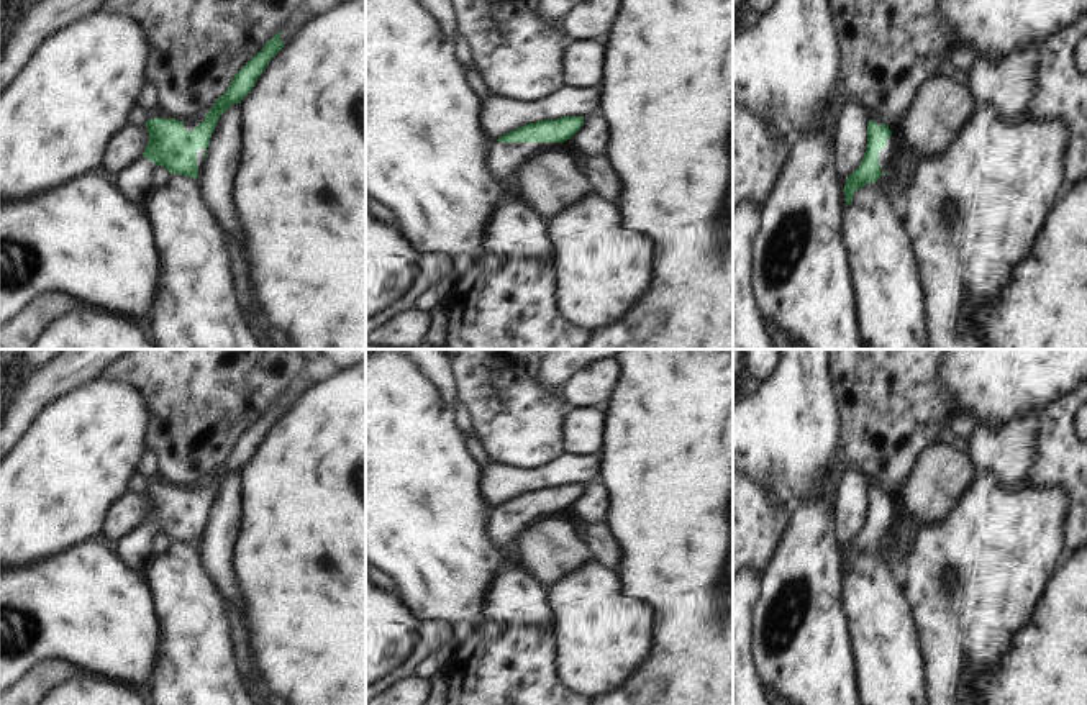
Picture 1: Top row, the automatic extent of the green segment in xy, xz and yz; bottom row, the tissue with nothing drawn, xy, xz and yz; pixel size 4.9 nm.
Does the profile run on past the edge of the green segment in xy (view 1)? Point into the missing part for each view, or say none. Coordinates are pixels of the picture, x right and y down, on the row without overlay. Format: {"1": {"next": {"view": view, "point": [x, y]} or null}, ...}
{"1": {"next": {"view": "xy", "point": [135, 550]}}}

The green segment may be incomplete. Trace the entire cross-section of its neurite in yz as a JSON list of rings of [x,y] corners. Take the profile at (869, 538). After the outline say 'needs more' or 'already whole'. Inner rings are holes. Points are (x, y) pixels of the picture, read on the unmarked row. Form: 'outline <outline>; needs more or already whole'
outline [[[869,484],[867,490],[867,516],[861,533],[846,546],[843,556],[846,562],[846,574],[853,569],[856,557],[866,551],[874,551],[882,541],[887,541],[892,530],[897,526],[897,513],[892,503],[894,494],[885,492],[877,484]]]; needs more

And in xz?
outline [[[561,484],[557,487],[539,487],[520,494],[489,515],[487,534],[500,553],[510,553],[510,541],[520,531],[538,520],[549,520],[561,510],[571,507],[582,494],[584,484]]]; needs more

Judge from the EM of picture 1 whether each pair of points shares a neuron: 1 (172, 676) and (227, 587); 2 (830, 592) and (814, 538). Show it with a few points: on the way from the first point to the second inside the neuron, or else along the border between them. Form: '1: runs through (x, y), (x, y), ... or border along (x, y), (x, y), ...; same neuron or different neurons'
1: border along (220, 597), (225, 600); different neurons
2: runs through (817, 579), (814, 576), (814, 551); same neuron

